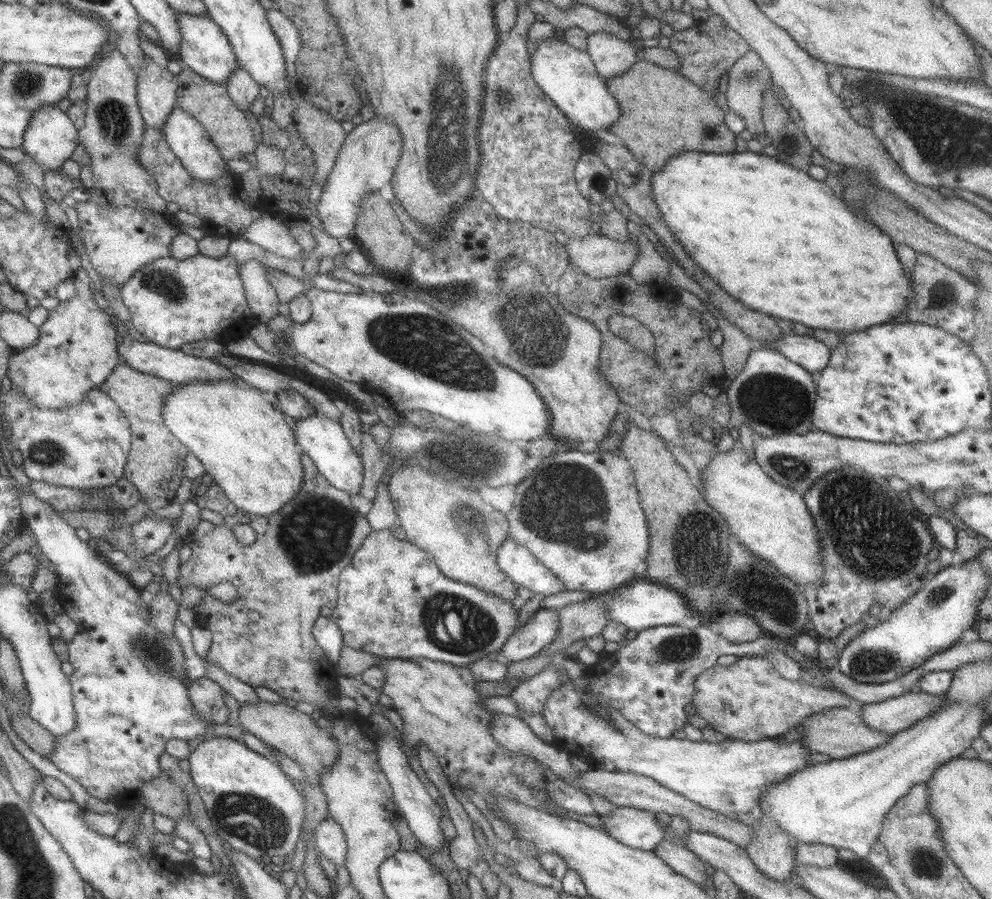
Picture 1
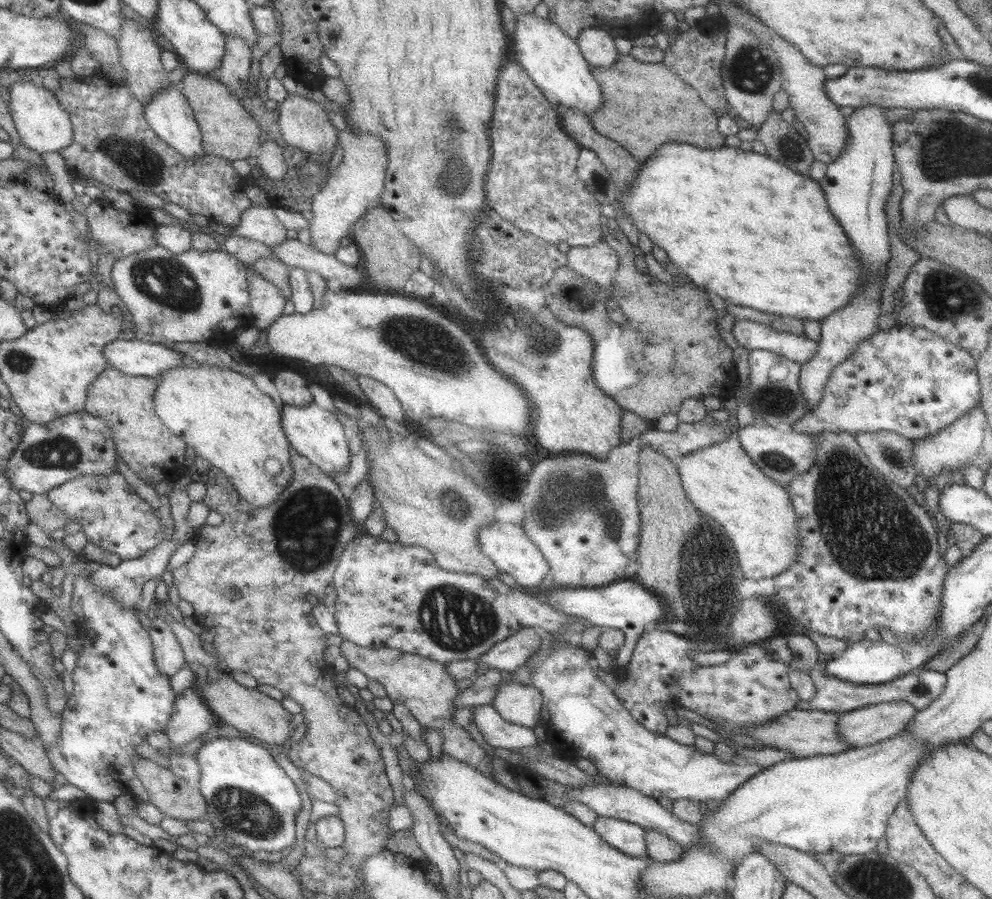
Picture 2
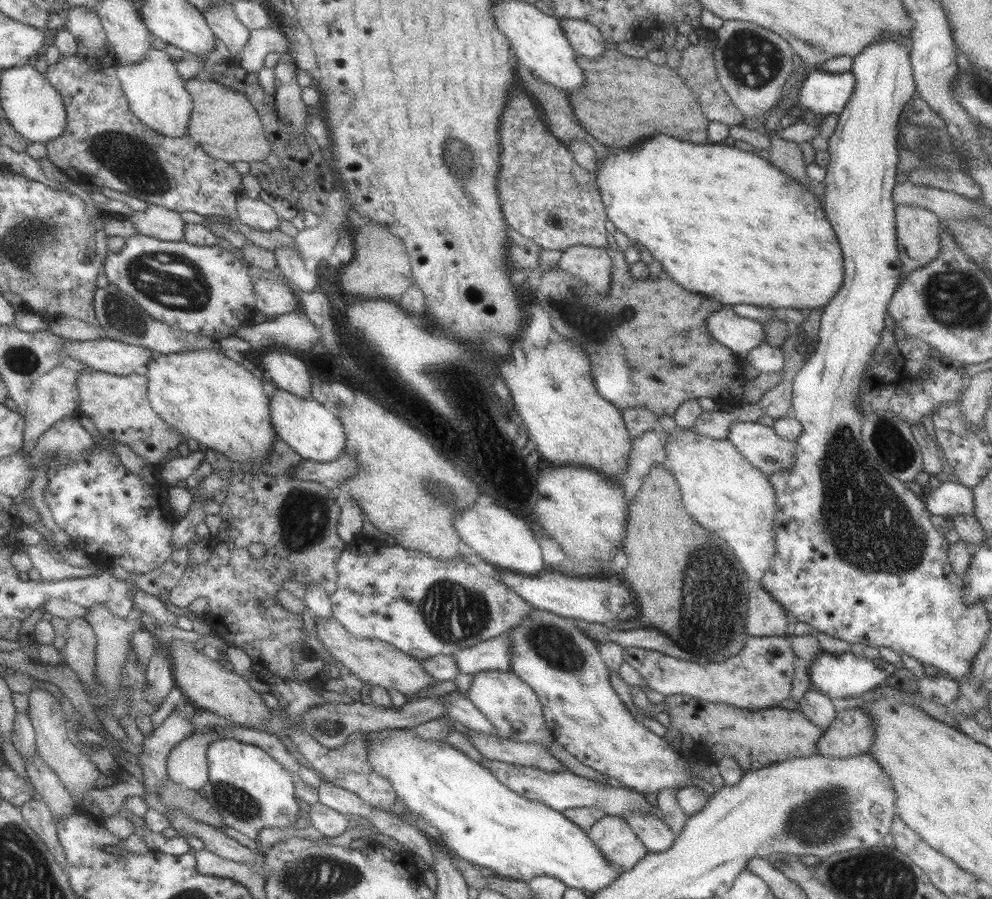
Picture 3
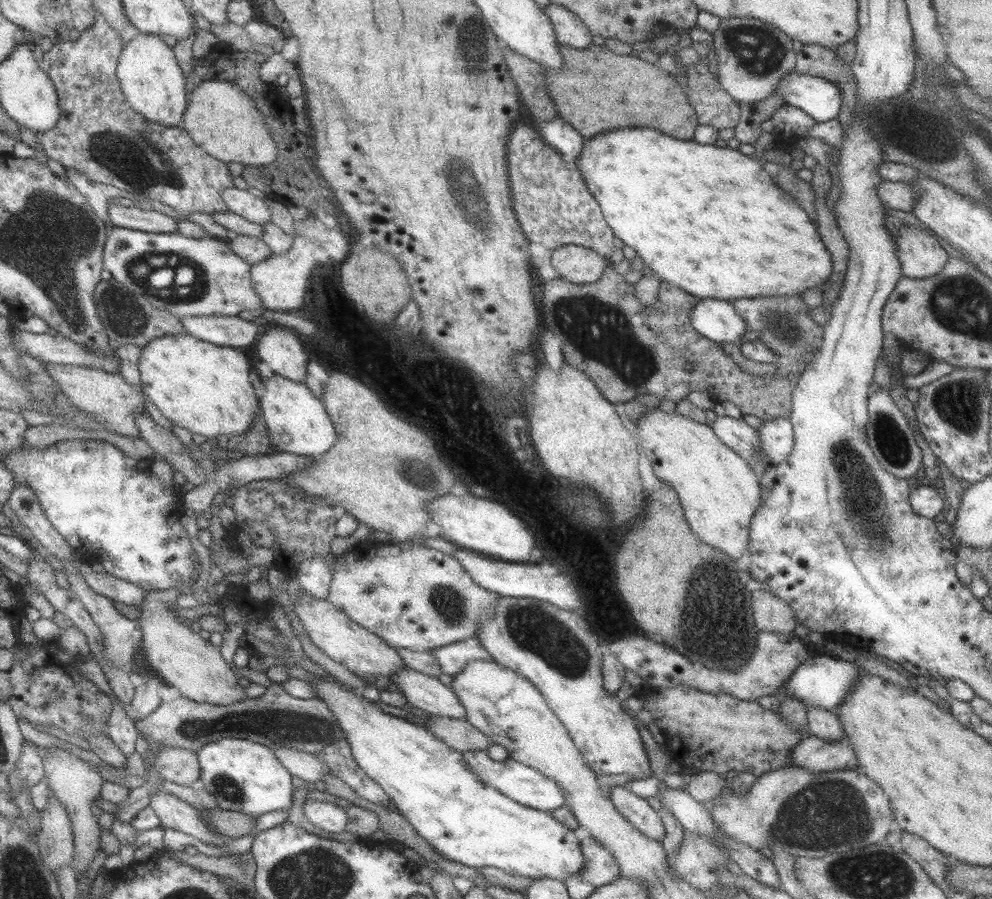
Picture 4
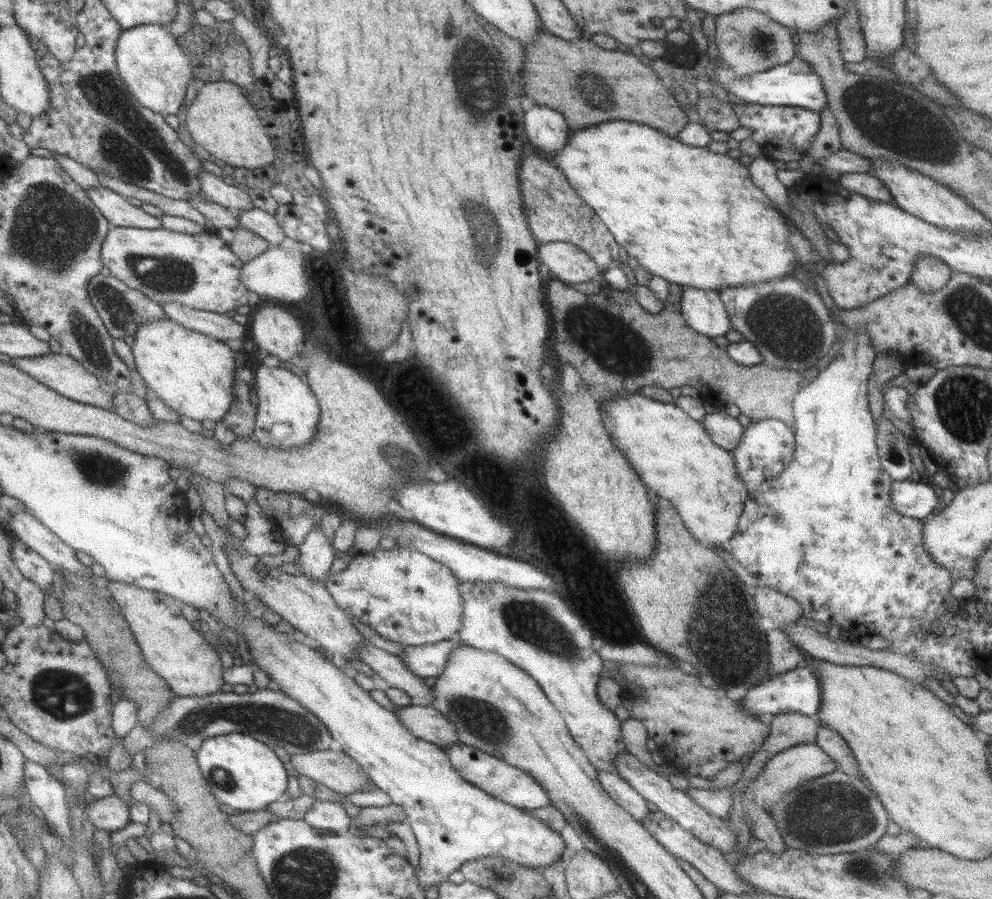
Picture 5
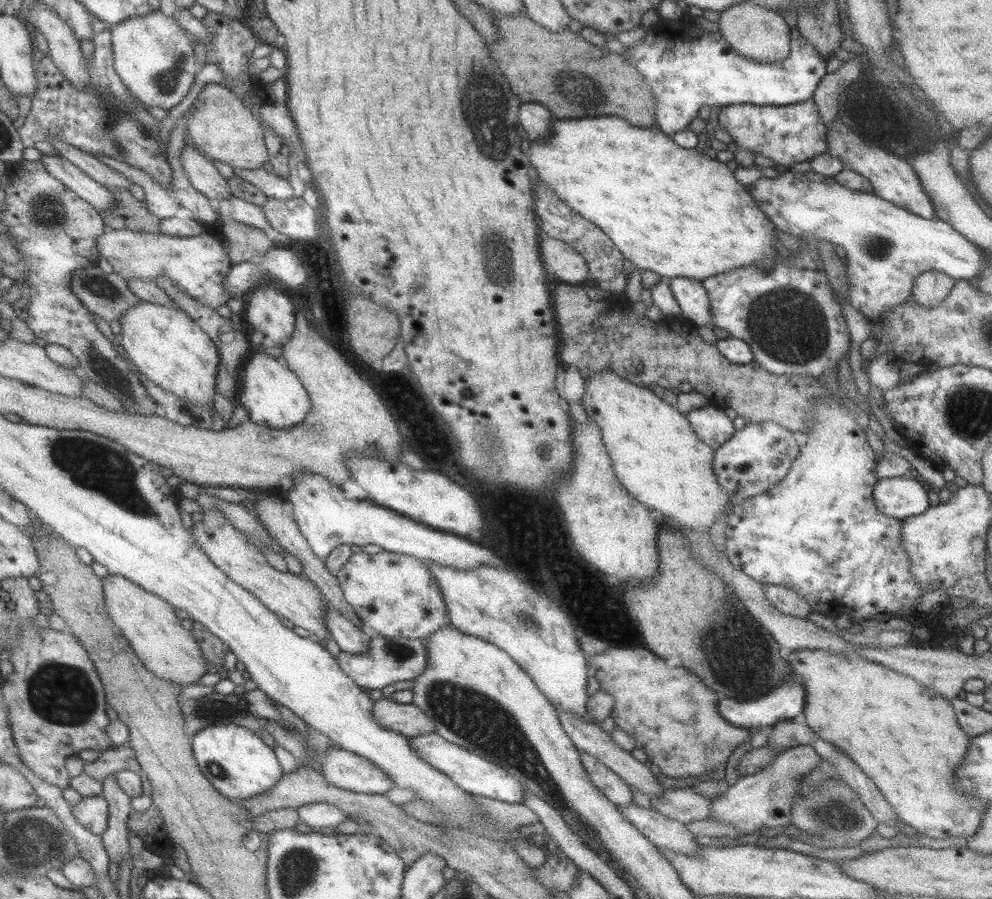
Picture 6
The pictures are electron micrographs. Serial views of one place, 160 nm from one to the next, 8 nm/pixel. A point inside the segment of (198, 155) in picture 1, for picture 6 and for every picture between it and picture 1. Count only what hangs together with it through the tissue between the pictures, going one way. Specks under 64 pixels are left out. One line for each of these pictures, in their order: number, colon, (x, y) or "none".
2: (168, 115)
3: (156, 95)
4: (153, 85)
5: (153, 67)
6: (153, 56)

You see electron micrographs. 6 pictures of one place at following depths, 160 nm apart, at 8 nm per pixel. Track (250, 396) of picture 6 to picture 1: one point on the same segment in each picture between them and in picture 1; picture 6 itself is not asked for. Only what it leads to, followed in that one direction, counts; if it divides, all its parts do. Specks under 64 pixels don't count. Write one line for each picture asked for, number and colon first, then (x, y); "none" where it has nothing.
1: (320, 438)
2: (312, 432)
3: (312, 430)
4: (296, 422)
5: (287, 412)

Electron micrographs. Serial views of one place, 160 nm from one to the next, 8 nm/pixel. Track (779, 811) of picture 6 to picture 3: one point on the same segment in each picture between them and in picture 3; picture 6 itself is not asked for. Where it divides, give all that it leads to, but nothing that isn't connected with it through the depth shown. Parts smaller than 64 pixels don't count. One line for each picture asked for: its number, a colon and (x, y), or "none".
3: (851, 734)
4: (812, 754)
5: (785, 771)

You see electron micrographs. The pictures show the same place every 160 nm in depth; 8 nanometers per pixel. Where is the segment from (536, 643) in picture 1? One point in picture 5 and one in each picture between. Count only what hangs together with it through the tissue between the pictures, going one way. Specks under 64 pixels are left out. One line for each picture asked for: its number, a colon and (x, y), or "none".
2: (508, 654)
3: (492, 654)
4: (451, 657)
5: (423, 660)

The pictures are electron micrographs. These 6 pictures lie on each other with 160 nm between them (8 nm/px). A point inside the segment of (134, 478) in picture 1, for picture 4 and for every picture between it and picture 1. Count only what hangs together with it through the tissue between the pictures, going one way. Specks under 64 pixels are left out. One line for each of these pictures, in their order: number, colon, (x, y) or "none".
2: (124, 403)
3: (118, 406)
4: (106, 396)

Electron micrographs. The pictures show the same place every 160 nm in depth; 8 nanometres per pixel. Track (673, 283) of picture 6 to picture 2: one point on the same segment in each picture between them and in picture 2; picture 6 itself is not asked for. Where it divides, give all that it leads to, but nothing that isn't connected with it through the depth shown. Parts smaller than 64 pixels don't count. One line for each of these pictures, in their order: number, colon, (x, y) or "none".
2: (749, 334)
3: (738, 334)
4: (715, 319)
5: (702, 310)

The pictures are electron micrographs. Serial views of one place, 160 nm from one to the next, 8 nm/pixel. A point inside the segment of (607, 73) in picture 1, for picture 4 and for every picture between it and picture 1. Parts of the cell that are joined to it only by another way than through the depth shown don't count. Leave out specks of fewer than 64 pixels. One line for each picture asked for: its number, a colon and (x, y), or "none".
2: (597, 47)
3: (585, 39)
4: (569, 30)

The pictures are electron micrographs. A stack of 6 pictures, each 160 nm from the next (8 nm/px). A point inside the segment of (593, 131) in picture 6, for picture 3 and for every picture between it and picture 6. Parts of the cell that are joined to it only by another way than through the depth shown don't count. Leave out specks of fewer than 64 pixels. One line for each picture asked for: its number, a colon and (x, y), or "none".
3: (723, 223)
4: (671, 201)
5: (693, 217)

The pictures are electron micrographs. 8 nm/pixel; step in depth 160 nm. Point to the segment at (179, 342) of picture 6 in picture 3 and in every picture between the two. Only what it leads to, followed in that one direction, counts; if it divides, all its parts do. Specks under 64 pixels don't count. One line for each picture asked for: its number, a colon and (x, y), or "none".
3: (201, 393)
4: (204, 387)
5: (192, 373)

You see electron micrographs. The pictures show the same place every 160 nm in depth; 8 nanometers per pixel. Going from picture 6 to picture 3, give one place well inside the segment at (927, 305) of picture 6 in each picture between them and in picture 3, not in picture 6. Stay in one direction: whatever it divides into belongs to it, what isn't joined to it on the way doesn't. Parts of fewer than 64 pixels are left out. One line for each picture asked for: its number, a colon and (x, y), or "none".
3: (917, 230)
4: (921, 256)
5: (929, 275)

